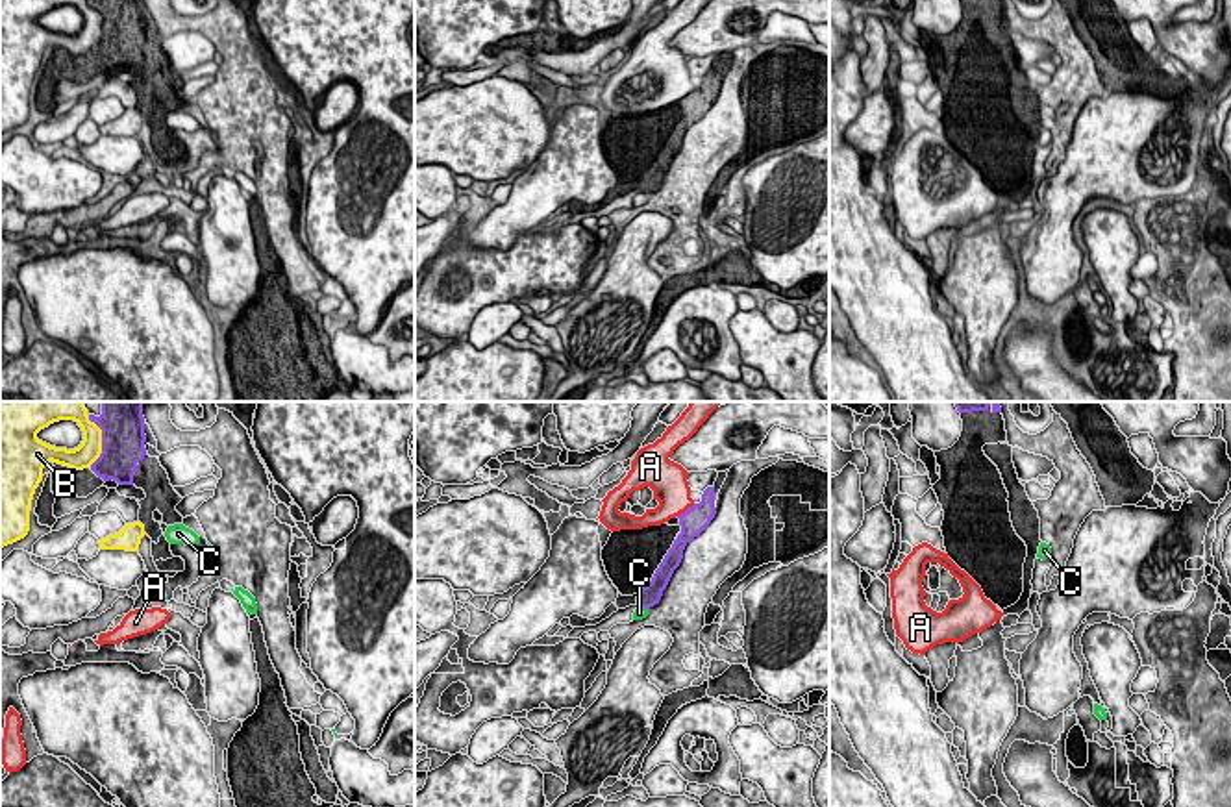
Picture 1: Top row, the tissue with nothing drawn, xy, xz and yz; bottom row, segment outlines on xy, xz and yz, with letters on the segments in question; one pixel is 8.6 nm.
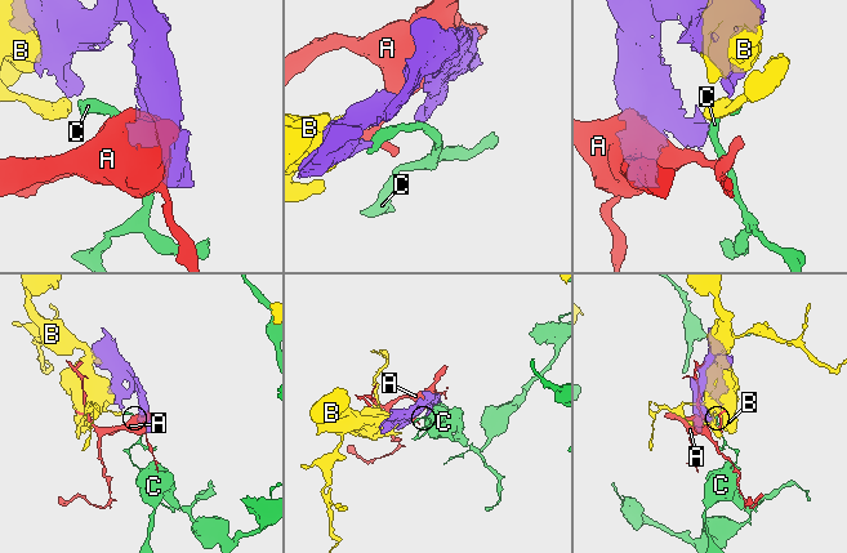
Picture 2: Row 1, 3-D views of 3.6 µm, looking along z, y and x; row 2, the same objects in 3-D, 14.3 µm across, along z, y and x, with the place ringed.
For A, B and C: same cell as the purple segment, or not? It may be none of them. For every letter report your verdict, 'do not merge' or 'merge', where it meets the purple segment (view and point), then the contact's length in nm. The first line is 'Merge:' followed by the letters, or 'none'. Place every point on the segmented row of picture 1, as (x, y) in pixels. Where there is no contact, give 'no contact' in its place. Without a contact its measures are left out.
Merge: none
A: do not merge | xz (687, 509) | 200 nm
B: do not merge | xy (102, 441) | 440 nm
C: do not merge | xz (643, 606) | 100 nm

